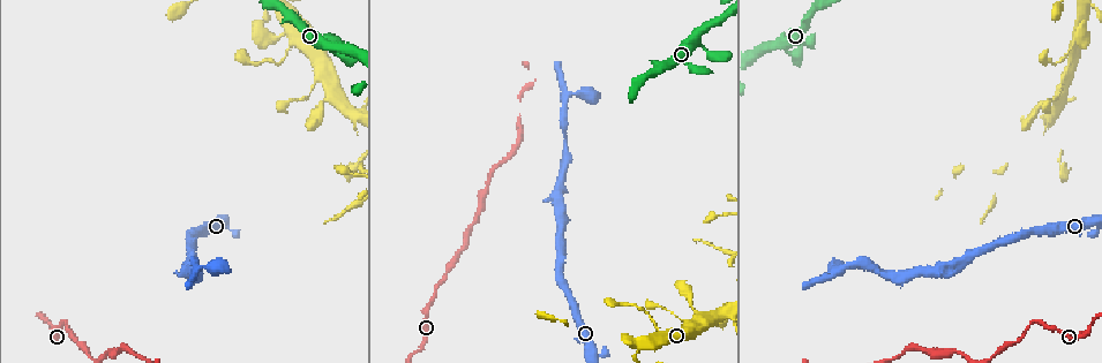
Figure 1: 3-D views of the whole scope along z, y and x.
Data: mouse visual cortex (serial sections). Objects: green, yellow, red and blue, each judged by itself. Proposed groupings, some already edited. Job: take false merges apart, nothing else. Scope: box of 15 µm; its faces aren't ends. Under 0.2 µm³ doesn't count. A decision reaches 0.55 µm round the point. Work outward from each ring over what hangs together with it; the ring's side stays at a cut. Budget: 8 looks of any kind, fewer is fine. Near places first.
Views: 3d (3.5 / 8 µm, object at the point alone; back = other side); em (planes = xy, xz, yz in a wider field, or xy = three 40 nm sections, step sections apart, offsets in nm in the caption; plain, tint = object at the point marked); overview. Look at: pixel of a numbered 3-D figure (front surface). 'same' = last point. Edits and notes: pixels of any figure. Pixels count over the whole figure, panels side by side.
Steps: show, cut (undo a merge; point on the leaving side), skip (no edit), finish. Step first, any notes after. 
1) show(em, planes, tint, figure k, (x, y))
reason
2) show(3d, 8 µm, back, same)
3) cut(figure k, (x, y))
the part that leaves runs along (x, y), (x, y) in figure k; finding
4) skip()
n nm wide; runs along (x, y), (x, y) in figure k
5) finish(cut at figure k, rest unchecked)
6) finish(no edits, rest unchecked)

show(3d, 3.5 µm, figure 1, (195, 264))
sharp bend

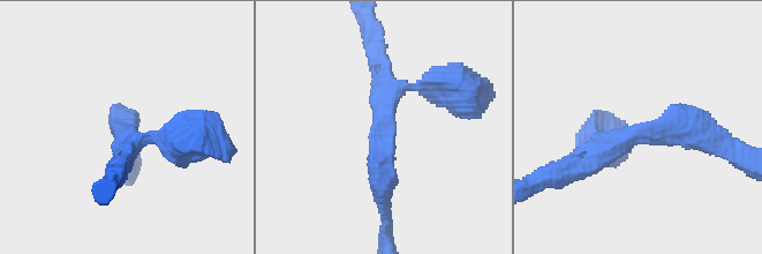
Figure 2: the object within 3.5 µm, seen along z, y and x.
show(em, xy, step 2, tint, figure 2, (124, 135))
shape alone is not enough

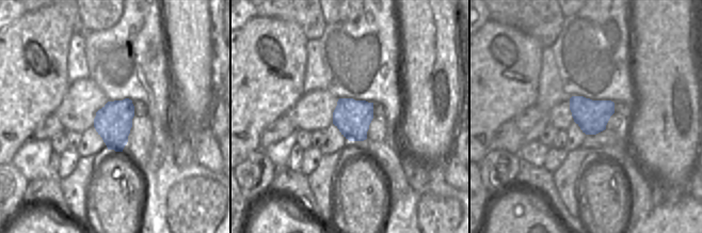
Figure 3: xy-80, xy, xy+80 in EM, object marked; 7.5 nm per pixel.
skip()
280 nm wide; runs along (379, 188), (383, 99), (436, 82) in figure 2; all the same cell

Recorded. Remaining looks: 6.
show(3d, 3.5 µm, back, figure 1, (433, 293))
abrupt turn

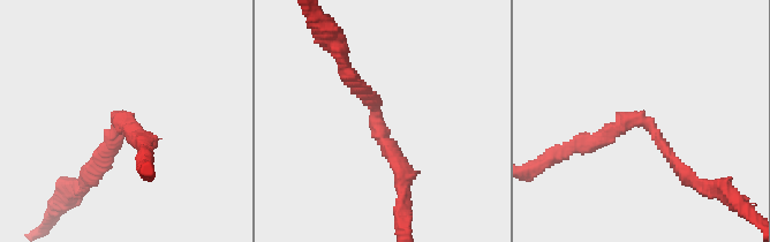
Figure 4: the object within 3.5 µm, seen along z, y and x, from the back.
show(em, xy, step 3, tint, figure 4, (645, 118))

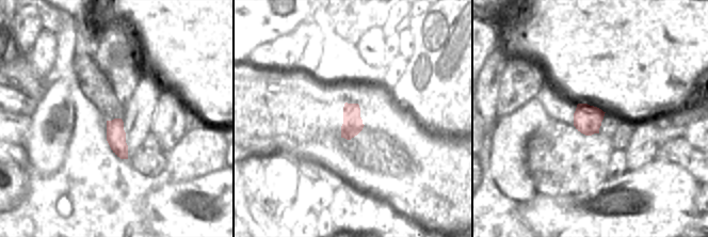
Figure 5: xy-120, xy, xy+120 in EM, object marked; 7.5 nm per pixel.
skip()
runs along (402, 178), (374, 101), (349, 75) in figure 4; all the same cell

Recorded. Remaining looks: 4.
show(3d, 3.5 µm, figure 1, (275, 38))
a narrow waist

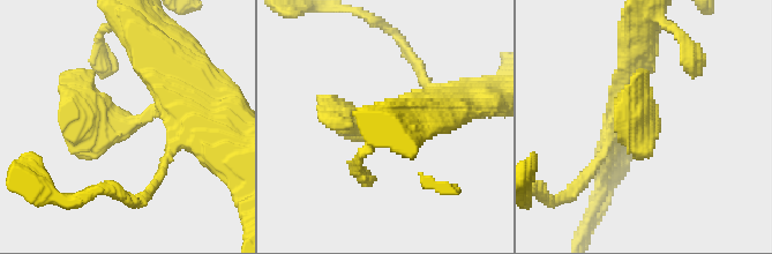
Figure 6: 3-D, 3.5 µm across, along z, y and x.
show(em, xy, step 3, tint, figure 6, (127, 123))

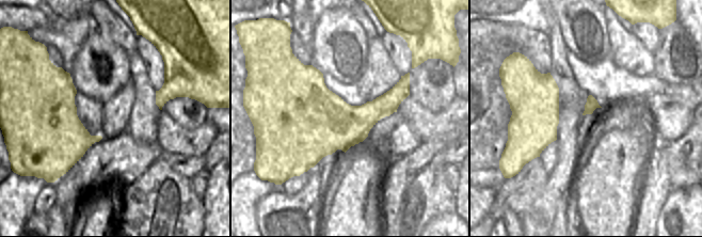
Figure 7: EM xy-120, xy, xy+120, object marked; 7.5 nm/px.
skip()
runs along (189, 98), (100, 124), (68, 81) in figure 6; continuous, no second cell

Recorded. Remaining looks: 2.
finish(no edits, rest unchecked)

